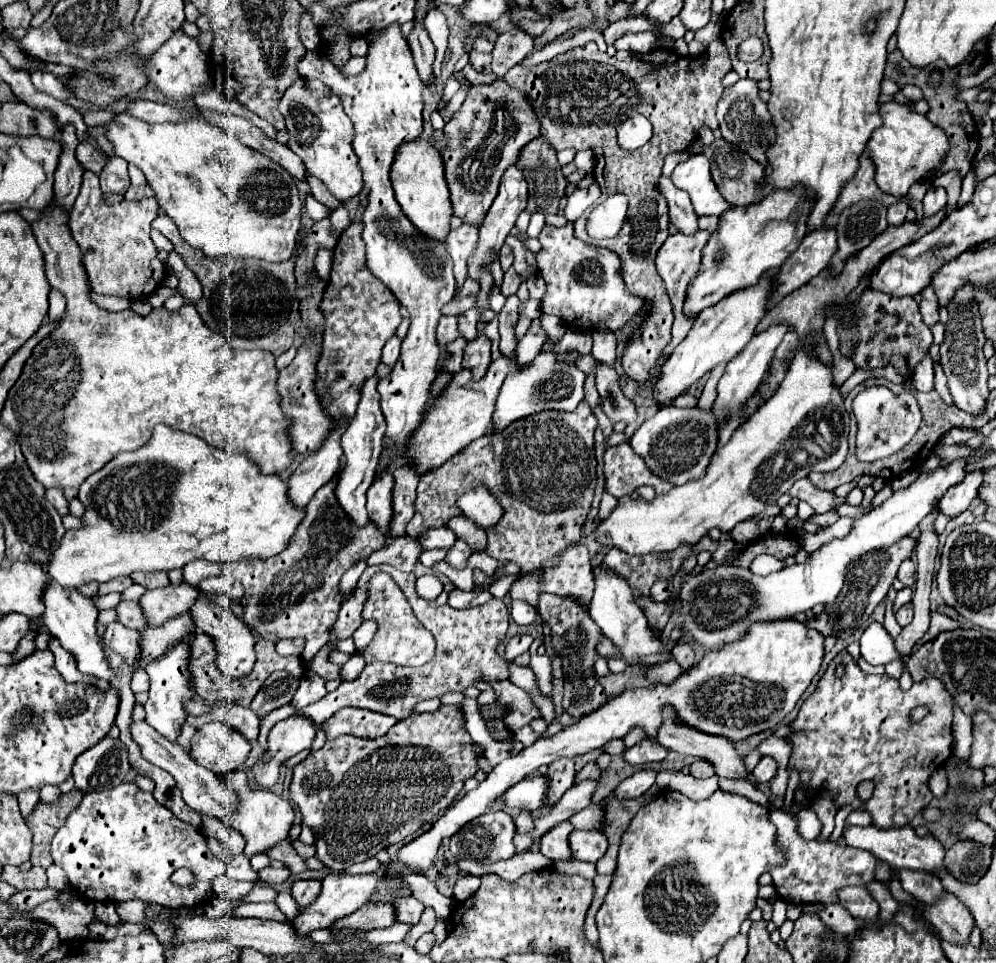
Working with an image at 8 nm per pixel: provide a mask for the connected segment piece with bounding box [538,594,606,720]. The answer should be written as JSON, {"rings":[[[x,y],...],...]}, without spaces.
{"rings":[[[542,594],[538,612],[542,620],[552,630],[552,648],[562,654],[564,666],[564,712],[570,714],[572,720],[578,720],[606,702],[602,686],[594,678],[594,656],[596,656],[596,642],[602,636],[600,628],[594,624],[588,612],[582,610],[572,598],[560,598],[554,594]]]}

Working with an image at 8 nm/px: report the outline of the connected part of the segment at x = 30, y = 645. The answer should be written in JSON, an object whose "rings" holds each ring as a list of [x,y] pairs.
{"rings":[[[34,630],[26,632],[26,636],[20,640],[20,646],[18,646],[18,650],[12,654],[14,662],[20,662],[20,660],[24,660],[26,656],[34,654],[34,650],[36,650],[36,644],[34,644],[34,640],[36,640],[36,632],[34,632]]]}

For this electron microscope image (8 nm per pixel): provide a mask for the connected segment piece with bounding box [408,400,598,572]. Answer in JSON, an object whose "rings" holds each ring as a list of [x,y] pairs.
{"rings":[[[582,400],[582,404],[578,404],[578,408],[574,412],[558,412],[558,410],[546,410],[546,412],[538,412],[534,416],[528,416],[524,420],[518,420],[514,424],[510,424],[502,434],[490,434],[490,436],[482,436],[482,440],[474,440],[470,446],[466,446],[460,454],[452,456],[450,460],[446,460],[446,464],[442,464],[440,468],[424,474],[420,478],[420,484],[418,484],[418,498],[416,498],[416,514],[414,518],[410,520],[408,524],[408,536],[416,536],[424,530],[430,530],[430,528],[440,528],[444,526],[446,520],[458,516],[458,508],[456,508],[456,500],[458,496],[462,496],[464,492],[470,490],[470,484],[478,484],[480,480],[486,482],[486,486],[490,488],[490,492],[500,500],[500,504],[504,506],[504,516],[502,520],[498,522],[498,526],[494,530],[488,532],[488,546],[486,546],[486,552],[496,558],[496,560],[508,560],[508,562],[518,562],[522,566],[522,572],[530,572],[530,570],[538,570],[544,562],[556,558],[564,548],[576,544],[580,540],[580,534],[582,534],[582,524],[590,512],[590,504],[592,504],[592,490],[594,490],[594,484],[596,484],[596,458],[594,458],[594,430],[596,430],[598,422],[596,422],[596,416],[592,414],[590,406],[586,400]]]}

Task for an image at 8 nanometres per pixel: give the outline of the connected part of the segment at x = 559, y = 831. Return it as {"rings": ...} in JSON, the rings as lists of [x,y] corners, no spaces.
{"rings":[[[562,822],[560,826],[552,828],[542,840],[540,840],[540,852],[550,858],[552,862],[568,862],[572,860],[572,852],[570,852],[570,842],[568,836],[574,830],[574,826],[570,822]]]}

